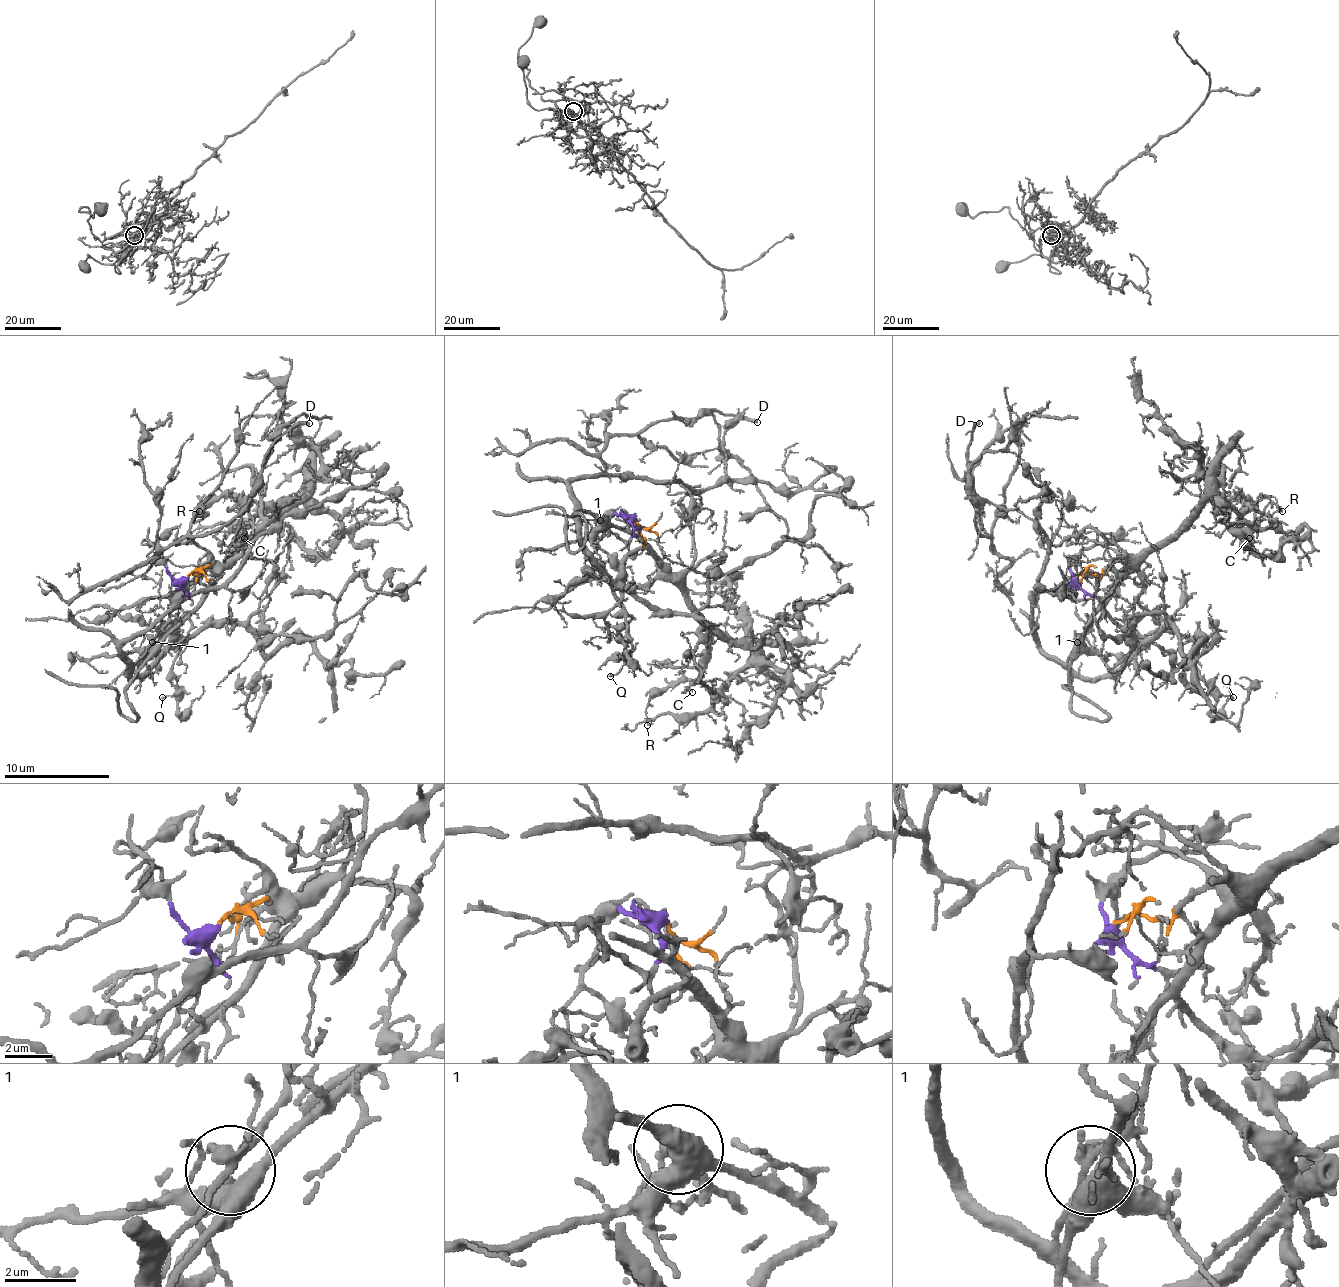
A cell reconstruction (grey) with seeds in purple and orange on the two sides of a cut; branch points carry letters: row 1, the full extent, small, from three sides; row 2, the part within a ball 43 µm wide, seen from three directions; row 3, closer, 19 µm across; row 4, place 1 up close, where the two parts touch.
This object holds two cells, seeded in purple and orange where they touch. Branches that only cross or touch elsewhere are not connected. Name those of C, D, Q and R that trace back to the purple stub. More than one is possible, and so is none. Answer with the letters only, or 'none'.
D, Q

